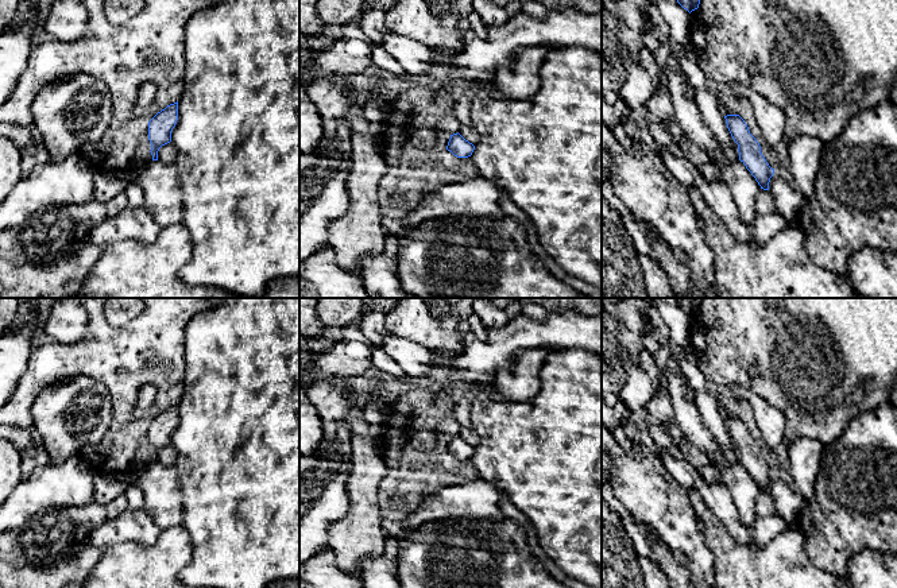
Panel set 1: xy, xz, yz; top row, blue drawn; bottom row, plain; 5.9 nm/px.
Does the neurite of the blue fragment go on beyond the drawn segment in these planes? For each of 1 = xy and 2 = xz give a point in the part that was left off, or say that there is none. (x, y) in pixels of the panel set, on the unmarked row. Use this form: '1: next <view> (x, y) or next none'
1: next none
2: next none

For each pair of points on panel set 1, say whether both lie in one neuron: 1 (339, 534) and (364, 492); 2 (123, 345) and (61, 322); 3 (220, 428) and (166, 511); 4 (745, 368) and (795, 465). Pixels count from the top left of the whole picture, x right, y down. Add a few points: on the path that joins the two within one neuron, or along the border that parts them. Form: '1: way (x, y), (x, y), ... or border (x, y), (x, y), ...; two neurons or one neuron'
1: way (350, 523), (363, 510), (363, 503); one neuron
2: border (88, 312), (85, 337), (73, 343), (55, 340); two neurons
3: border (174, 467), (181, 492), (182, 522); two neurons
4: border (816, 438), (789, 440), (785, 444), (784, 465); two neurons

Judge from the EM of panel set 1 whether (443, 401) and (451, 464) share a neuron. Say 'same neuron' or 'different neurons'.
same neuron

